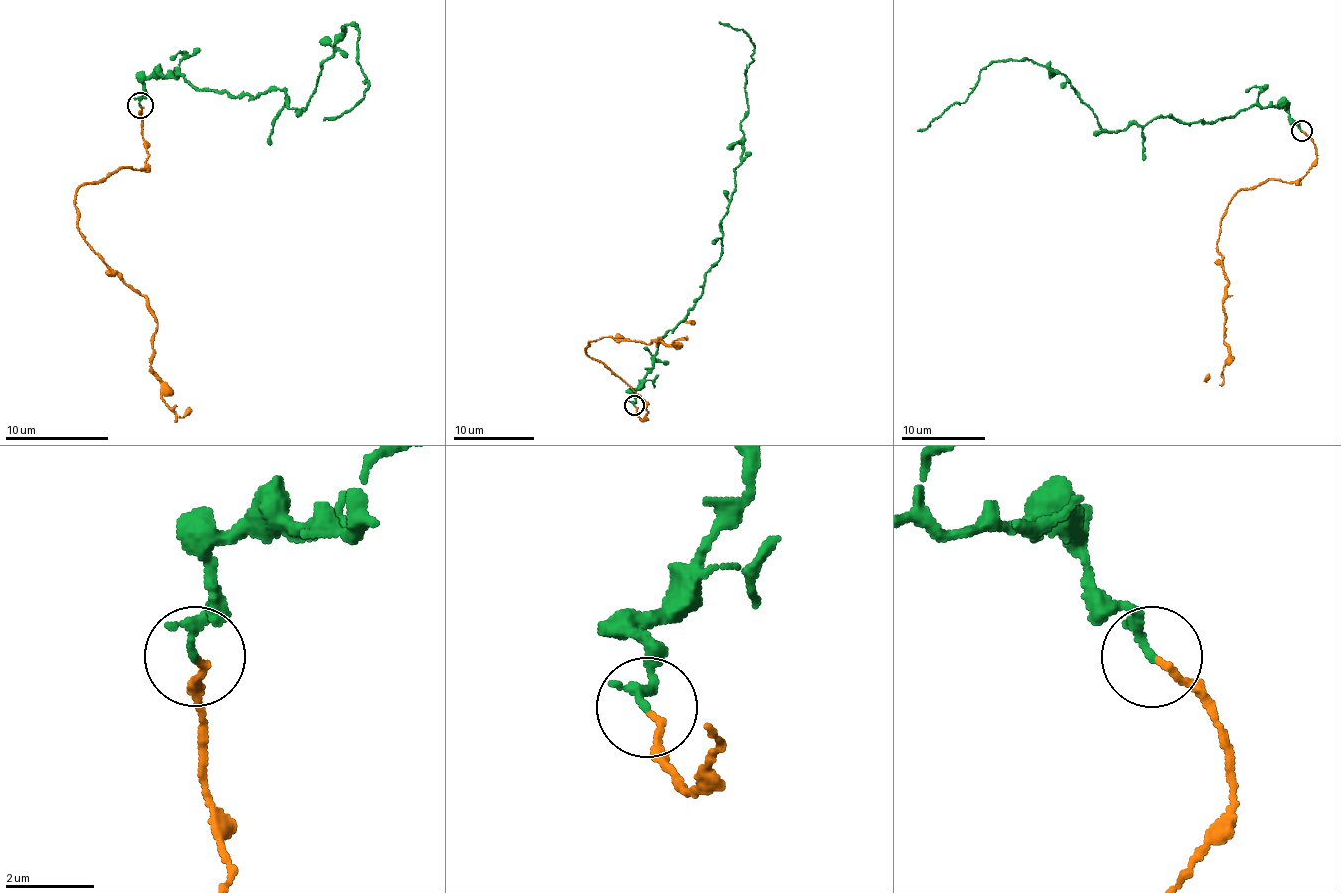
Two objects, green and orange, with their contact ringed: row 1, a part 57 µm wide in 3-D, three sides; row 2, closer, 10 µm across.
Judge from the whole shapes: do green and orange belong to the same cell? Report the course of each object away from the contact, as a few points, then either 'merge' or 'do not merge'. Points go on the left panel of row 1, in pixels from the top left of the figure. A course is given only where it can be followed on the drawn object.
green runs (140, 105), (154, 75), (178, 74), (227, 94), (286, 91), (303, 109), (351, 24), (368, 88), (324, 121); orange runs (140, 105), (142, 170), (84, 183), (77, 223), (147, 300), (158, 324), (150, 370), (176, 420), (189, 407); merge

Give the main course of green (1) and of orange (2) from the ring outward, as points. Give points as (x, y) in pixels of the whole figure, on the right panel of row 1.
1: (1302, 130), (1284, 105), (1255, 104), (1104, 130), (1064, 75), (1025, 59), (992, 61), (917, 131)
2: (1302, 130), (1315, 164), (1293, 183), (1241, 189), (1221, 220), (1229, 350), (1221, 384), (1206, 382), (1210, 374)

